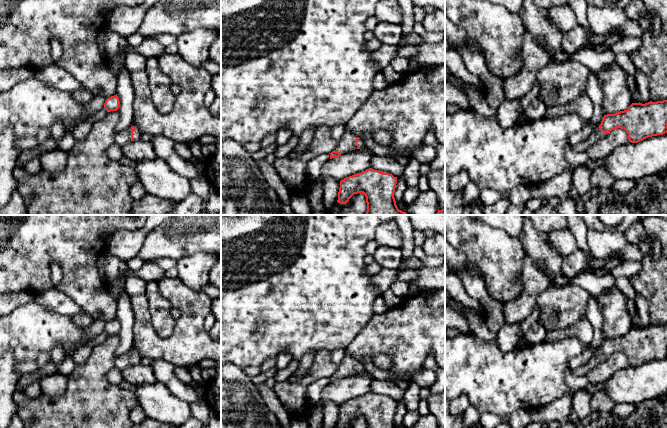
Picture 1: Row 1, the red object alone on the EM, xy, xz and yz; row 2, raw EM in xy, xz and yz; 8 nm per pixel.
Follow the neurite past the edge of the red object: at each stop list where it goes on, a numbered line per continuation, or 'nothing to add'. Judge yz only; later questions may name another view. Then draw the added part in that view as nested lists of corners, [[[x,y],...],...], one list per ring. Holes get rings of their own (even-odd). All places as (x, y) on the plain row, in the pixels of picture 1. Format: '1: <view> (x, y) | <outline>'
1: yz (597, 358) | [[[599,349],[594,352],[590,360],[585,364],[576,369],[571,370],[571,373],[576,377],[586,375],[592,368],[598,366],[606,360],[604,356],[599,353]]]

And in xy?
1: xy (121, 362) | [[[131,349],[126,354],[114,357],[114,366],[118,368],[120,371],[123,371],[126,367],[131,366],[131,363],[139,364],[141,362],[142,357],[139,352],[135,349]]]

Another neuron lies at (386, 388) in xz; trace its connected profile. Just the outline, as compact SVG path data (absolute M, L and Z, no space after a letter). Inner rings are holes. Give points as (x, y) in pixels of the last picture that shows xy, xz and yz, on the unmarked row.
M373 379L370 385L370 390L374 394L392 398L394 401L402 400L404 395L404 391L391 380Z

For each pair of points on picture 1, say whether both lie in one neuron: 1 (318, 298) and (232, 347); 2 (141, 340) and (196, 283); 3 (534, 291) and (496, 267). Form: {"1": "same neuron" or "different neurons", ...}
{"1": "same neuron", "2": "different neurons", "3": "different neurons"}

